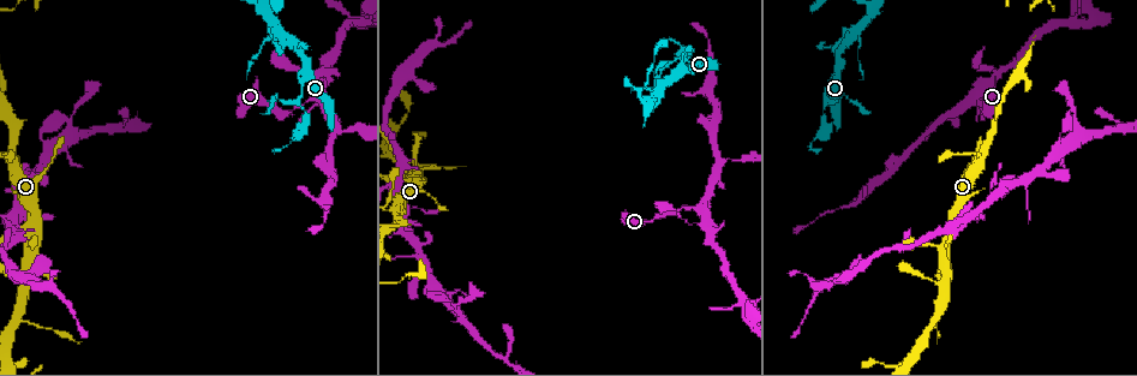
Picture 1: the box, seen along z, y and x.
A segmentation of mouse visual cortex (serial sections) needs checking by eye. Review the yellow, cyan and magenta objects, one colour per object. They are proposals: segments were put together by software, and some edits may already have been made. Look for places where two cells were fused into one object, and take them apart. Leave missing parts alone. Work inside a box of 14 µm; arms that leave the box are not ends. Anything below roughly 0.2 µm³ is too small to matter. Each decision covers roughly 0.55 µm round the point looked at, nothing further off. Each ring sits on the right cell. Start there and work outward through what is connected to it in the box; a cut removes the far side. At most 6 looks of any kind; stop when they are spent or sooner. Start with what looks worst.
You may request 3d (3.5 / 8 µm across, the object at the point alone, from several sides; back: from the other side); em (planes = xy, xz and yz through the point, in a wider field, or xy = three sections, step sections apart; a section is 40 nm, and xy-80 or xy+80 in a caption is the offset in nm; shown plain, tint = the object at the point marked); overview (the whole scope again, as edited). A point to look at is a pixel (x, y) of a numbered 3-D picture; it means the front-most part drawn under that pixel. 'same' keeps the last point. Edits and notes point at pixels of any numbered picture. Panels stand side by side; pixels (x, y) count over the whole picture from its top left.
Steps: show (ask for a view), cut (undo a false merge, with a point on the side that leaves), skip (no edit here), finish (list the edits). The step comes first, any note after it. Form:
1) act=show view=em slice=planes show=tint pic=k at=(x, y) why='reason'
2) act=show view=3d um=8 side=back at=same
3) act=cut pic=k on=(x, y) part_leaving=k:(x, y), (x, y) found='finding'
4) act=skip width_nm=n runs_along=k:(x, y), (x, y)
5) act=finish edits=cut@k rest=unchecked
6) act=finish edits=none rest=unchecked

act=show view=3d um=8 side=back pic=1 at=(979, 96) why='small branch off a trunk'

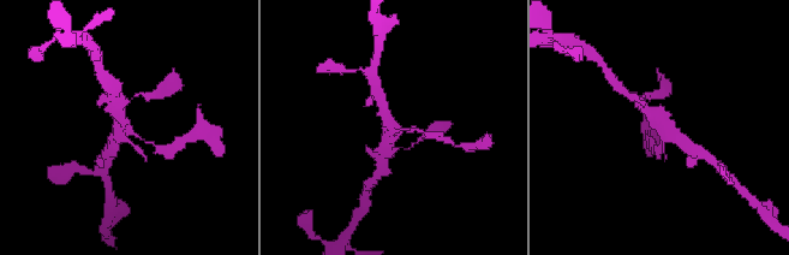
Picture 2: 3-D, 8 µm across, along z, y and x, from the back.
act=show view=3d um=3.5 pic=2 at=(666, 128) why='closer look'

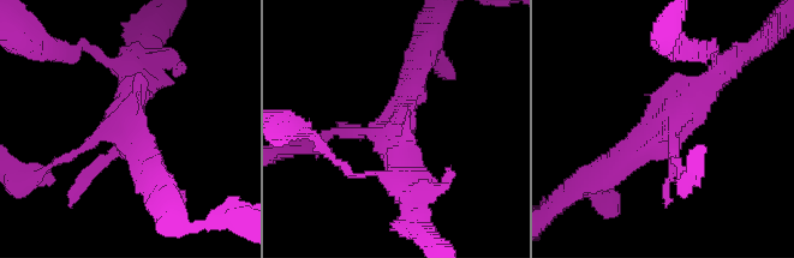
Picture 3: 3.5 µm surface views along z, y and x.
act=show view=em slice=xy step=1 show=tint pic=3 at=(390, 129)

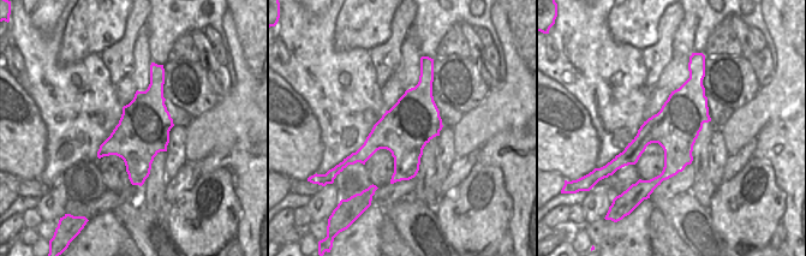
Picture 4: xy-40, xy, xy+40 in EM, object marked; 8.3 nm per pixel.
act=skip width_nm=420 runs_along=4:(693, 71), (678, 155), (650, 189) found='all the same cell'

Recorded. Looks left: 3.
act=show view=3d um=3.5 pic=1 at=(931, 128) why='sharp bend'

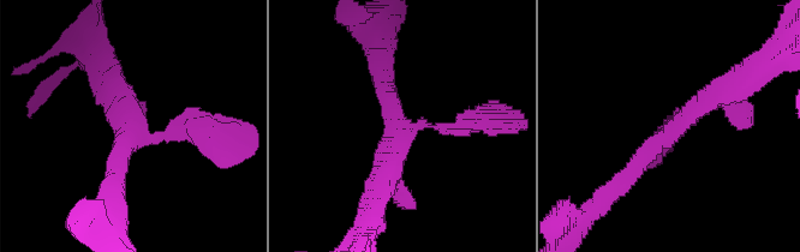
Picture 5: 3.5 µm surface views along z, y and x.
act=show view=em slice=xy step=1 show=tint pic=5 at=(670, 136) arms=3 arm_widths_nm=150,250,350 why='need the tissue'

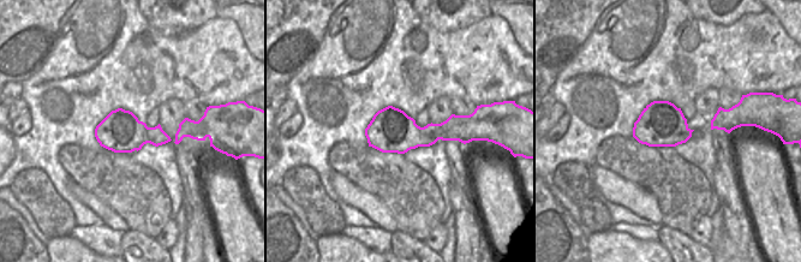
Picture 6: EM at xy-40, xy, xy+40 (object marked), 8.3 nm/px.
act=skip runs_along=5:(729, 86), (702, 101), (619, 186) found='one cell here'

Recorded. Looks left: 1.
act=finish edits=none rest=unchecked

